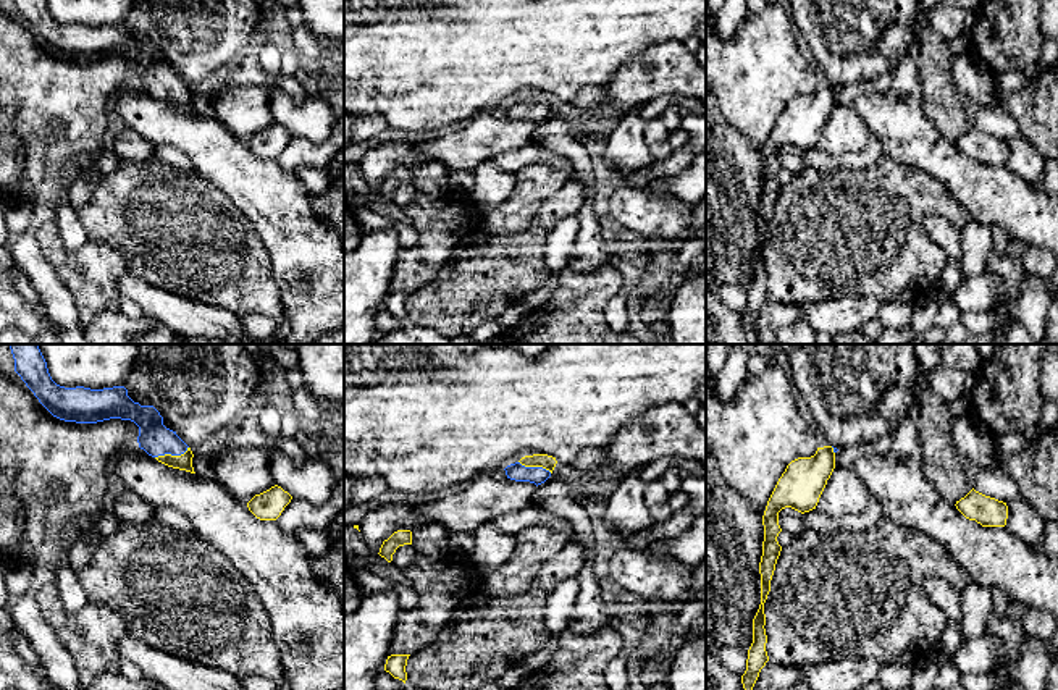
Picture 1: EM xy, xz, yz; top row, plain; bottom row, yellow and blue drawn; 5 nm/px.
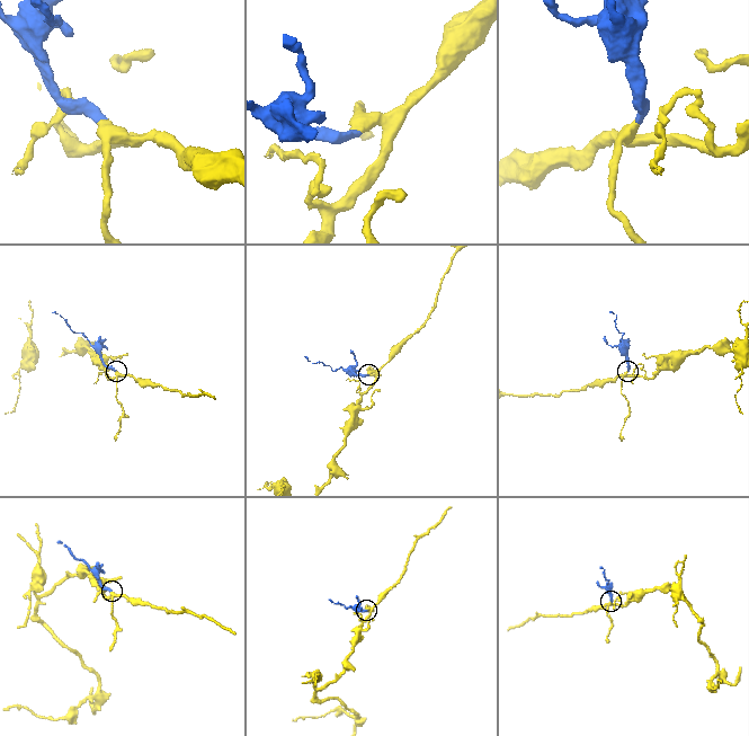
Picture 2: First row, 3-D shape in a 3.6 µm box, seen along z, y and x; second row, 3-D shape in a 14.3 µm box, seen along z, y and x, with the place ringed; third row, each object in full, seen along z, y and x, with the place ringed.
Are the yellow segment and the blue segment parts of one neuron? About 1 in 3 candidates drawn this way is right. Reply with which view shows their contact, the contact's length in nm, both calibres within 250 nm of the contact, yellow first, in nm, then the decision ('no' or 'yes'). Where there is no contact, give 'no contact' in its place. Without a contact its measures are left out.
xy | 180 nm | 80/160 nm | yes

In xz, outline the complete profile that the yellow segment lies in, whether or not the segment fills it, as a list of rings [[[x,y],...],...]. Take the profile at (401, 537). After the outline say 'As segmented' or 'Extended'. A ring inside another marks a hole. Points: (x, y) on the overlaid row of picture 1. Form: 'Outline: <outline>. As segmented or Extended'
Outline: [[[397,530],[388,540],[383,541],[380,548],[380,556],[388,562],[393,561],[393,554],[399,546],[412,545],[412,532],[410,530]]]. As segmented

